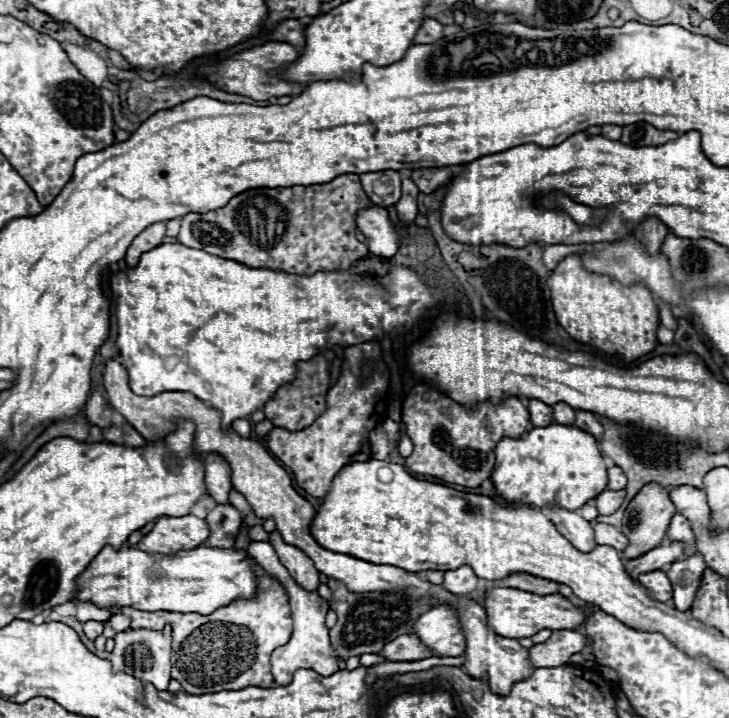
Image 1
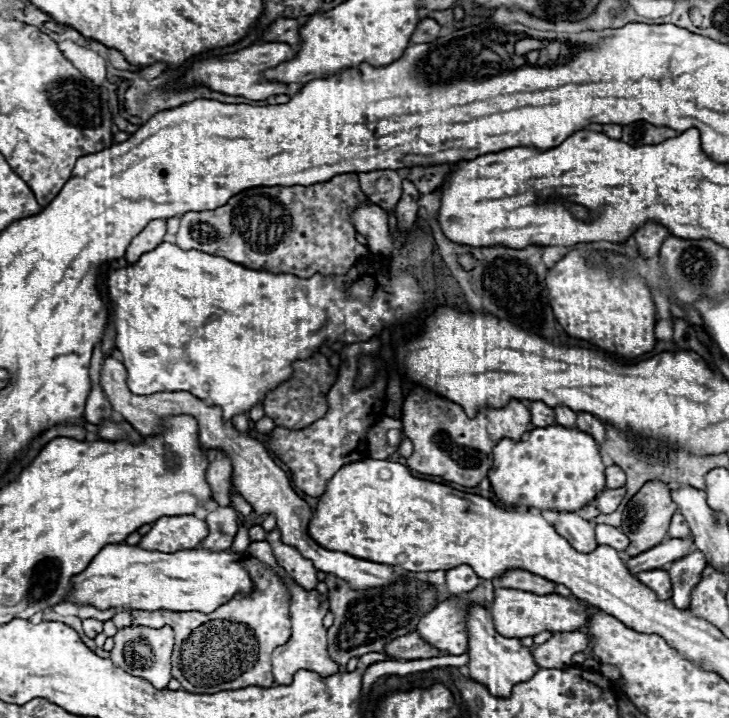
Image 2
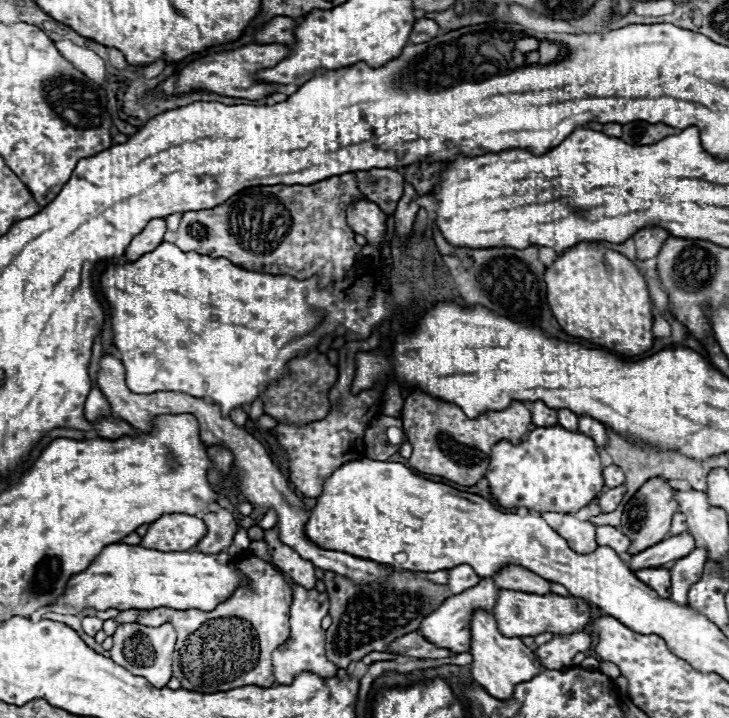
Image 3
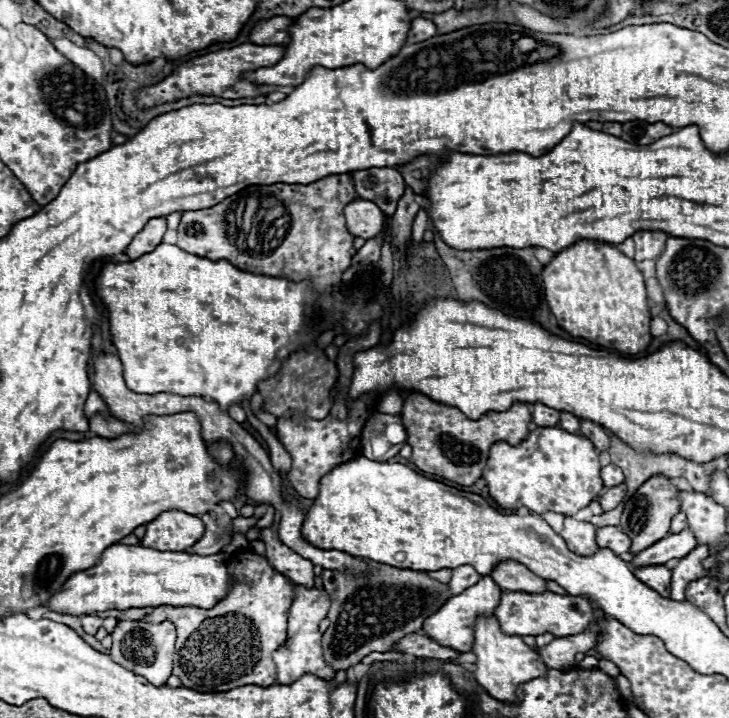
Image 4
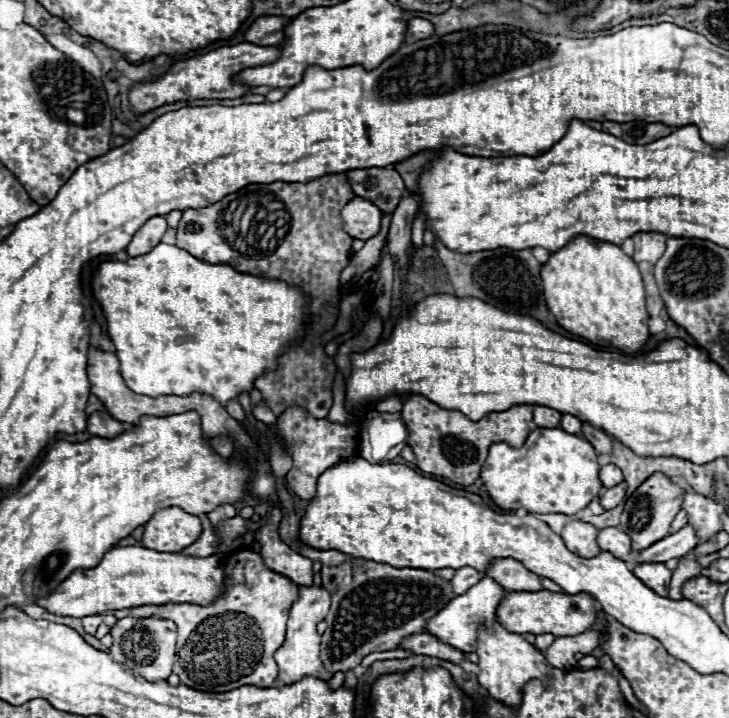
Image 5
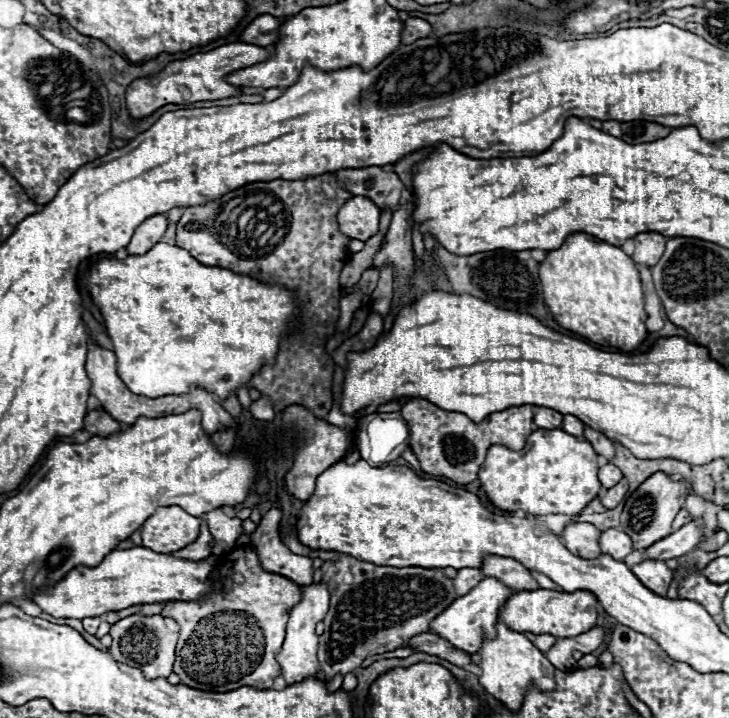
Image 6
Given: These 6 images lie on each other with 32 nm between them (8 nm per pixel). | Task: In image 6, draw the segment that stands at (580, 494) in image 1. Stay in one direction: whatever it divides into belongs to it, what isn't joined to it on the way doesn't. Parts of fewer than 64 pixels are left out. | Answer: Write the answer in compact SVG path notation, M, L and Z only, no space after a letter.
M540 428L530 434L528 446L520 452L512 452L504 446L490 446L486 460L478 470L478 480L486 498L500 510L524 510L534 516L576 516L602 488L596 458L598 454L586 440L578 440L564 430Z

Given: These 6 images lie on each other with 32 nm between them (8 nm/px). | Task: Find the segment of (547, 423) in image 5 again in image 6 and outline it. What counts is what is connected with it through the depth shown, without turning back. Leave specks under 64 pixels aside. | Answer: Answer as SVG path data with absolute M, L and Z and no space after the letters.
M536 408L536 414L534 414L534 424L538 428L546 428L546 430L556 430L562 426L562 414L556 412L556 410L550 410L550 408Z

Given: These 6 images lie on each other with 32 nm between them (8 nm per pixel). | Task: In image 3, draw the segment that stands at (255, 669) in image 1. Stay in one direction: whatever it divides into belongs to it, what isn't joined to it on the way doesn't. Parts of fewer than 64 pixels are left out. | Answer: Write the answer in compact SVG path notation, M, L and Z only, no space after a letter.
M242 554L238 570L250 578L250 586L240 586L234 590L234 594L218 604L210 612L202 610L170 610L170 608L154 608L150 612L144 612L138 616L136 622L158 626L164 622L170 622L176 628L178 634L178 646L174 652L174 676L182 682L182 688L212 694L214 690L232 690L234 686L272 686L276 682L274 678L274 666L270 660L270 654L282 646L288 640L290 626L288 626L288 610L292 602L292 588L284 580L284 576L270 566L266 560L254 556L254 554Z

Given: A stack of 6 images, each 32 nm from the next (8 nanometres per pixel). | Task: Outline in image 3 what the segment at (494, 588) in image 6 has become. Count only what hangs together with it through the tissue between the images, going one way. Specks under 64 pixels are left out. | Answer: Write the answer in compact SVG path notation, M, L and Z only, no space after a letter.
M482 578L474 588L470 590L464 590L462 594L456 594L456 596L450 596L438 610L434 610L432 614L428 614L424 620L422 620L422 626L420 626L420 632L426 640L434 642L436 646L440 648L448 648L456 654L462 654L462 652L468 652L470 650L470 642L472 642L472 634L470 634L470 622L472 622L472 616L476 610L484 610L484 612L492 612L492 608L496 606L496 600L498 600L498 588L494 586L494 580L492 578Z

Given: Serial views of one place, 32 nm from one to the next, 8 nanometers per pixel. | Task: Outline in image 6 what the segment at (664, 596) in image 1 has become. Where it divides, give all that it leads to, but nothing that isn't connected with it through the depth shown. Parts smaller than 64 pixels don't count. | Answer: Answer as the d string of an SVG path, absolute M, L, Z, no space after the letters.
M644 560L640 564L634 564L632 572L648 590L652 590L658 596L666 596L666 590L674 576L674 572L662 560Z

